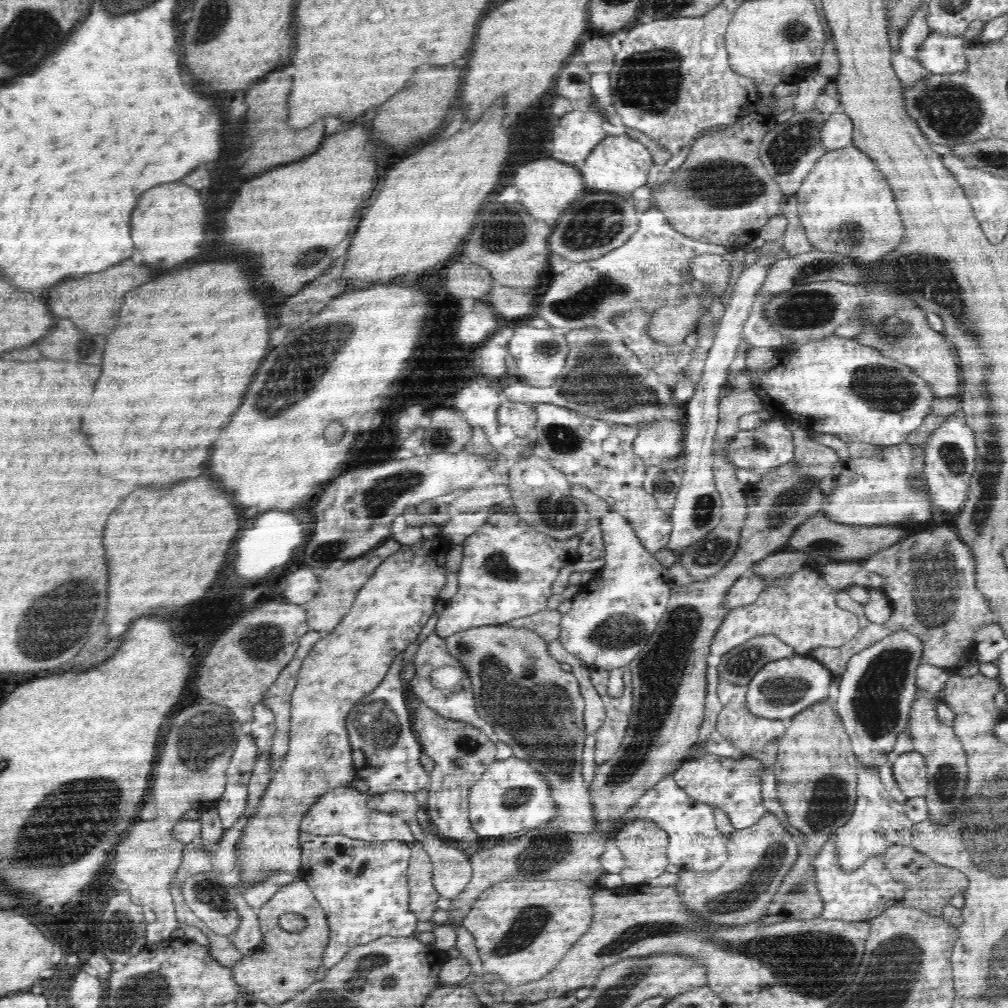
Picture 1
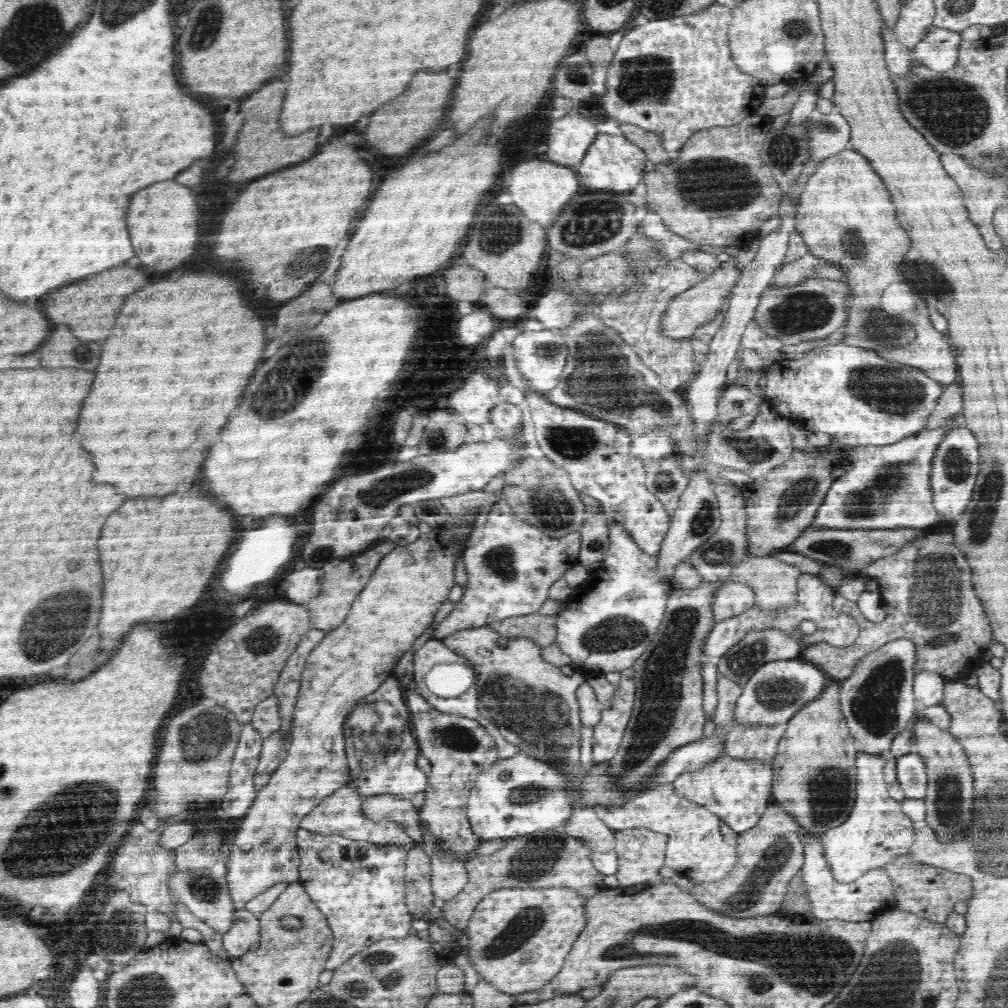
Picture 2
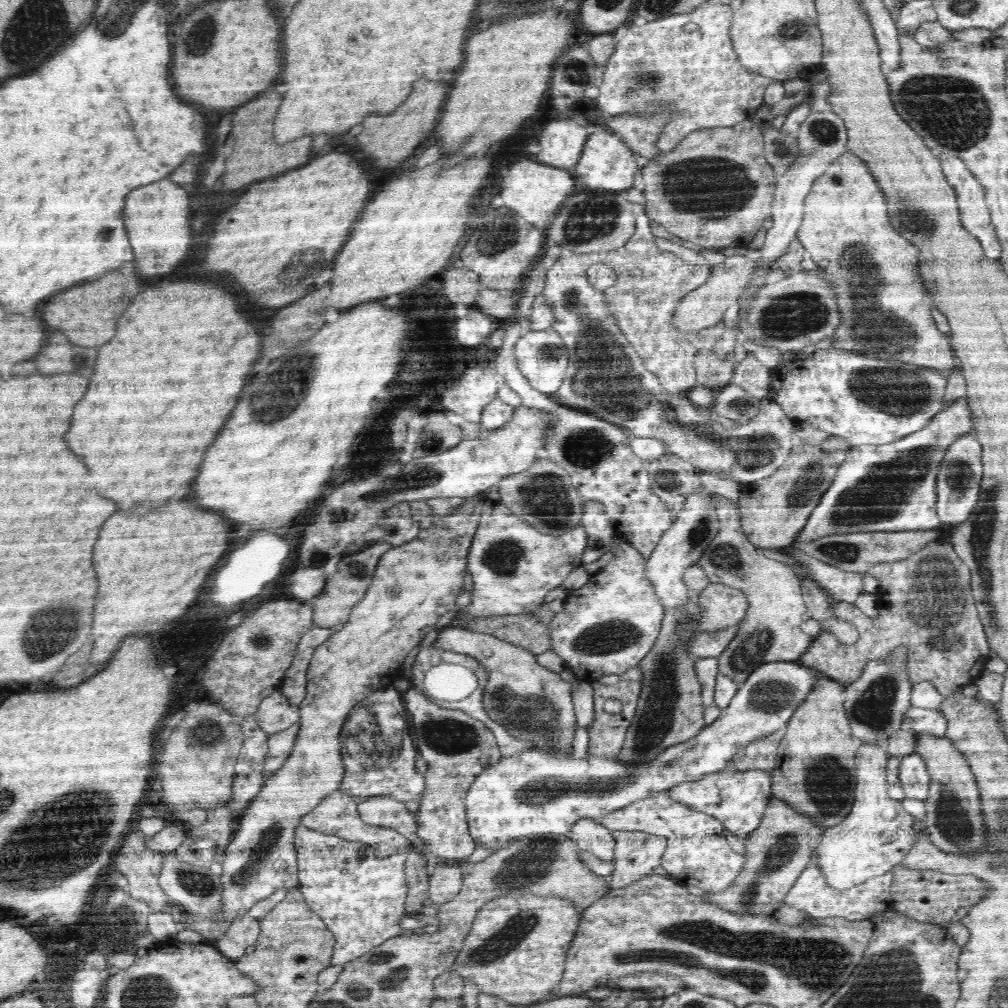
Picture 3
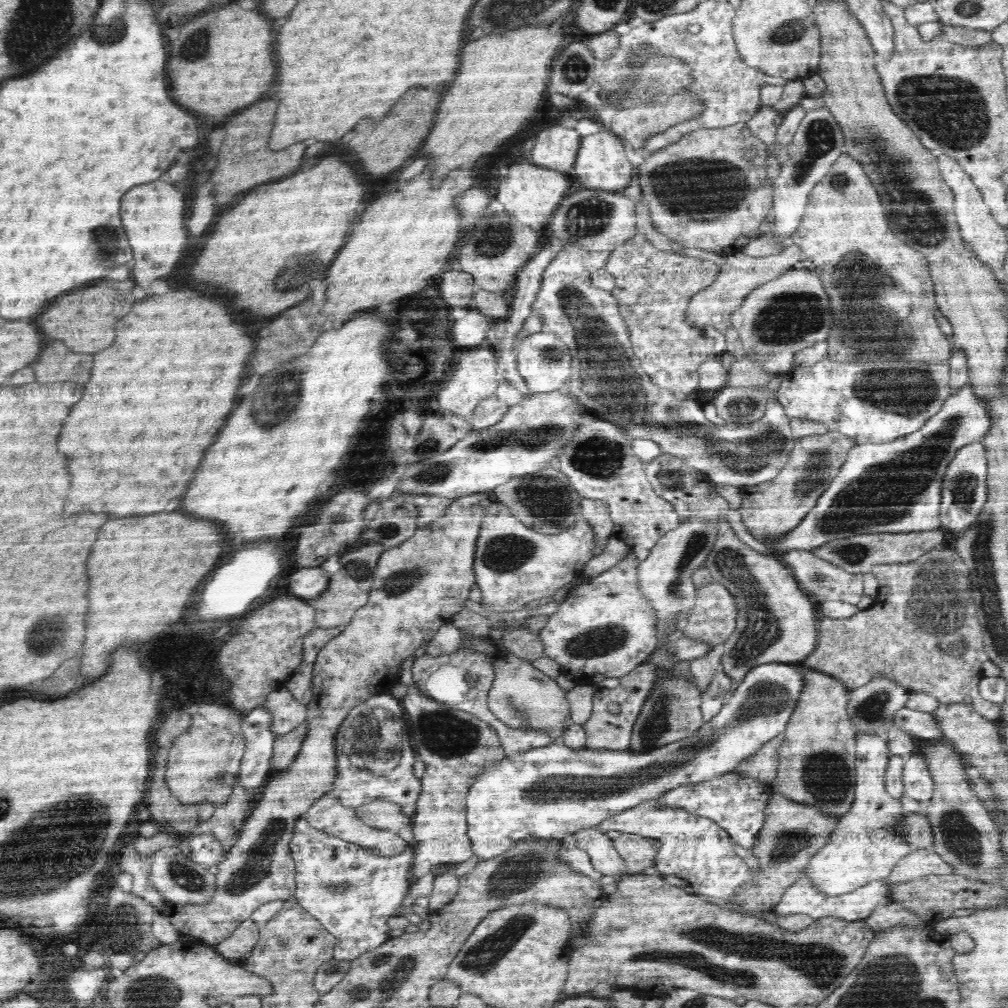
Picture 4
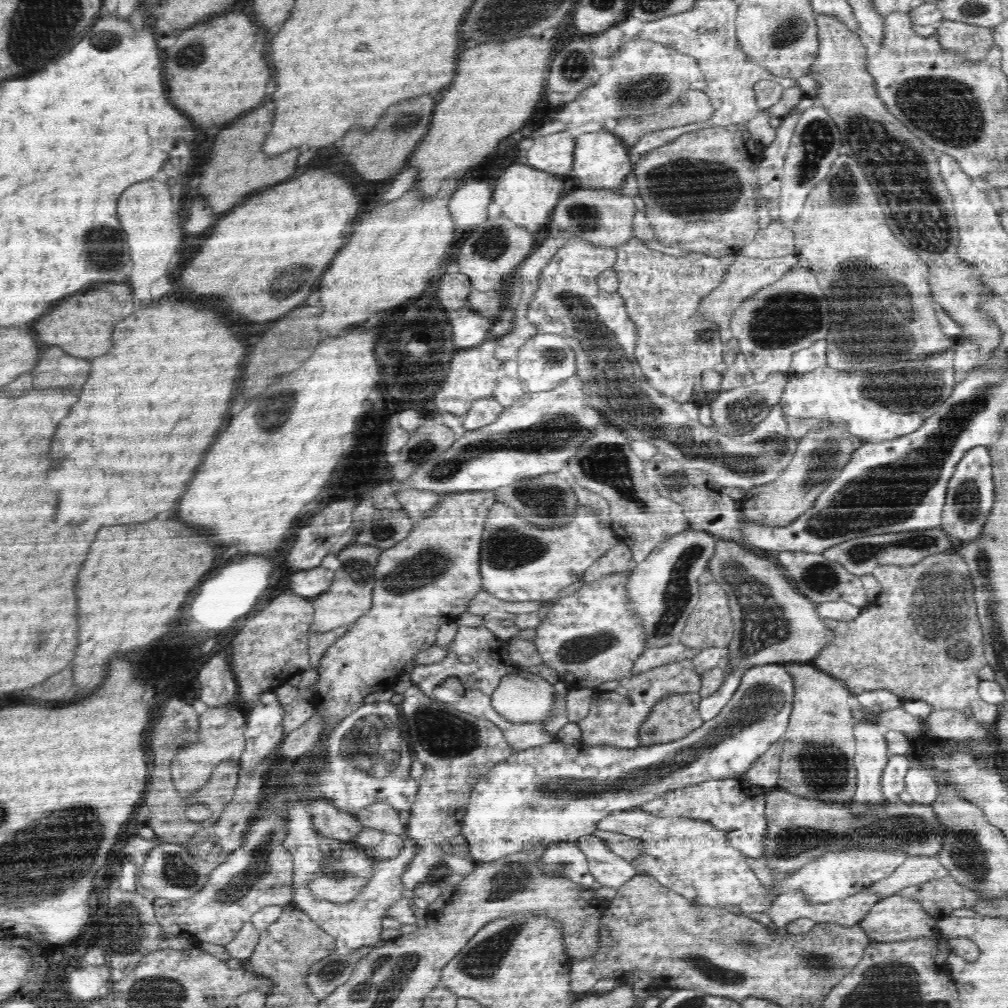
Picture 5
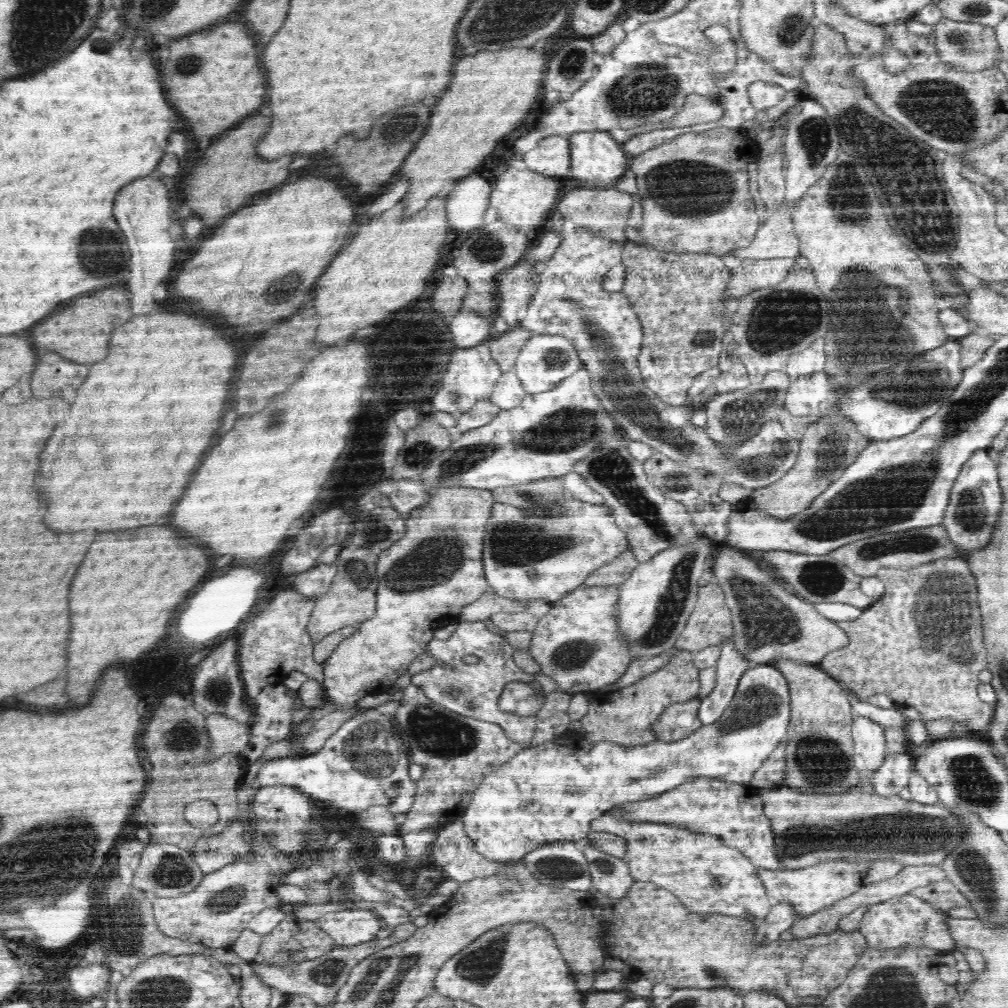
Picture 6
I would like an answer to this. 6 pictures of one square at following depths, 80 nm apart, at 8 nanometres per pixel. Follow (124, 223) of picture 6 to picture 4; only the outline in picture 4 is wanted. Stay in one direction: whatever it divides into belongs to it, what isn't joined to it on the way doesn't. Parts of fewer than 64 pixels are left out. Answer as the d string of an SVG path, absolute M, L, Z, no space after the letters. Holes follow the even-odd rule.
M162 180L136 186L128 190L128 194L124 194L120 216L128 234L130 248L134 252L136 266L132 276L138 288L144 288L152 284L156 278L162 278L168 272L172 272L174 264L182 256L182 248L188 240L188 232L184 228L184 198L186 196L182 192L176 192L170 184Z

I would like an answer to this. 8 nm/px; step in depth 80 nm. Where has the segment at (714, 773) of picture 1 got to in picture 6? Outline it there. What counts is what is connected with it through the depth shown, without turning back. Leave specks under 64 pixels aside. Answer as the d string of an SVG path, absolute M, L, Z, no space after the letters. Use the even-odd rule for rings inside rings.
M694 777L656 798L624 803L607 814L624 822L662 822L688 829L692 833L718 837L722 844L740 851L758 869L785 870L776 855L777 843L770 820L763 812L760 789L719 778Z

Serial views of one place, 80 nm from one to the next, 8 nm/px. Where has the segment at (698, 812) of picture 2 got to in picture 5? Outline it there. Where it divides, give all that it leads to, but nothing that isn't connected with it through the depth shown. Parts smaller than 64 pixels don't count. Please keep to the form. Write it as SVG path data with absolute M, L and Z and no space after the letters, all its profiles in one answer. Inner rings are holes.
M636 808L618 811L598 821L596 829L640 839L644 846L630 863L636 875L652 876L662 886L700 906L723 909L738 906L742 914L749 915L767 912L773 903L766 897L766 888L748 865L746 855L733 848L726 834L716 829L712 822L656 817Z

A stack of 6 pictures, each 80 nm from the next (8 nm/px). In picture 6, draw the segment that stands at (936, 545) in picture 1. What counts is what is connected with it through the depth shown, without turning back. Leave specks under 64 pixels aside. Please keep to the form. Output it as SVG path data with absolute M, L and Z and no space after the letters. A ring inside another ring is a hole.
M942 558L940 562L932 562L932 564L924 564L924 566L912 568L880 568L880 572L876 572L876 574L878 574L877 577L880 578L880 581L884 583L884 596L868 607L866 611L863 611L855 621L837 622L836 625L840 626L844 630L844 633L848 635L850 643L846 648L840 648L840 650L834 650L834 652L826 654L820 660L818 666L822 670L825 670L832 678L842 682L842 686L852 691L861 701L866 701L866 698L874 696L874 694L884 693L896 700L897 707L913 706L914 708L918 708L917 711L921 714L919 719L922 722L947 718L948 720L957 722L960 727L963 727L963 730L970 730L970 732L988 729L995 707L993 703L981 701L977 691L981 683L978 680L978 674L983 668L988 666L988 657L984 644L984 618L980 618L976 579L974 579L974 575L971 573L966 558Z

